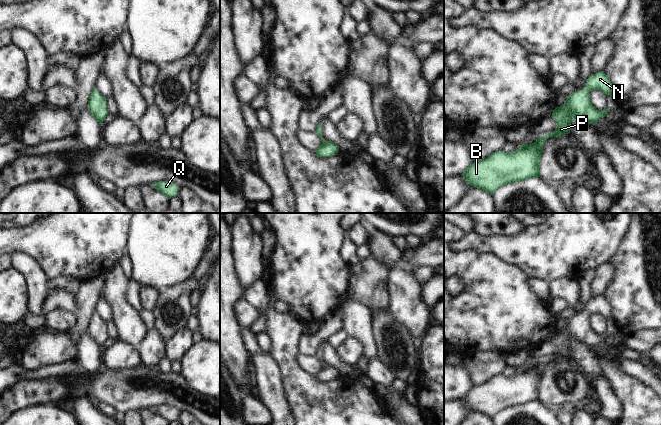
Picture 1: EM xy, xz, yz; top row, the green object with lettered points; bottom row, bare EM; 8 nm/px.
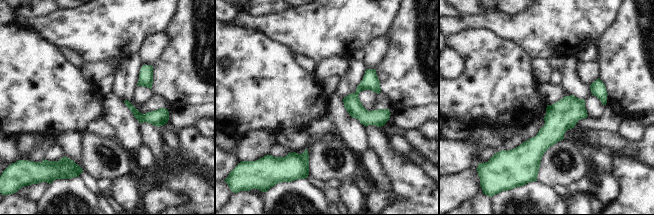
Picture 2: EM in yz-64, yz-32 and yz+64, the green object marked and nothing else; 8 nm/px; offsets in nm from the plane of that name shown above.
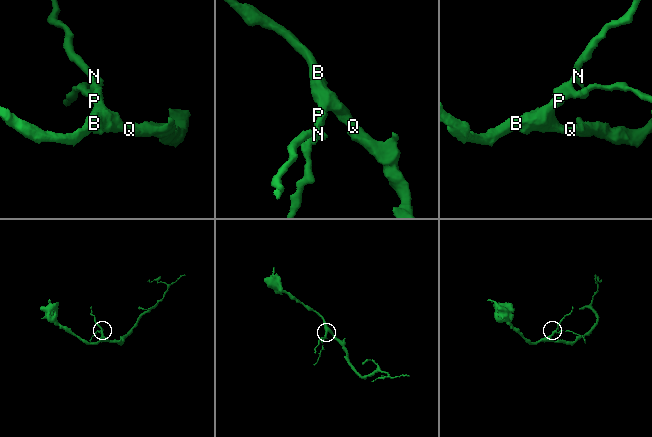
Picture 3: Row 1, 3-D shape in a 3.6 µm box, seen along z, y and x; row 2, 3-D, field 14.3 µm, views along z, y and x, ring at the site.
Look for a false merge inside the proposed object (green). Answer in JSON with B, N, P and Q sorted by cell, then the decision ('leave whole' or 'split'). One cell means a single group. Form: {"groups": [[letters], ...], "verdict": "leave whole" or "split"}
{"groups": [["B", "N", "P", "Q"]], "verdict": "leave whole"}

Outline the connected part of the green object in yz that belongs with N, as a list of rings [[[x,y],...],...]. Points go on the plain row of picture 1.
[[[604,295],[592,298],[583,314],[573,316],[567,320],[563,330],[555,331],[552,340],[558,349],[552,357],[537,361],[534,367],[521,369],[516,375],[497,375],[481,385],[474,385],[461,398],[464,404],[494,419],[499,411],[540,401],[543,368],[549,361],[557,362],[570,357],[573,344],[587,345],[594,349],[608,338],[609,333],[600,335],[592,329],[589,316],[593,314],[600,314],[605,319],[612,318],[612,307]]]

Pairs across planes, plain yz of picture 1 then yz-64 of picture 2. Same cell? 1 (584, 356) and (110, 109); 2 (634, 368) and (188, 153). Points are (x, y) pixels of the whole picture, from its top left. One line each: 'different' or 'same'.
1: same
2: different

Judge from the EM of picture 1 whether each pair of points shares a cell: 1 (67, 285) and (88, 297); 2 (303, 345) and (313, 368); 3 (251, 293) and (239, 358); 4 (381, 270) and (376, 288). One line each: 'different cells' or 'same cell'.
1: different cells
2: different cells
3: different cells
4: same cell

